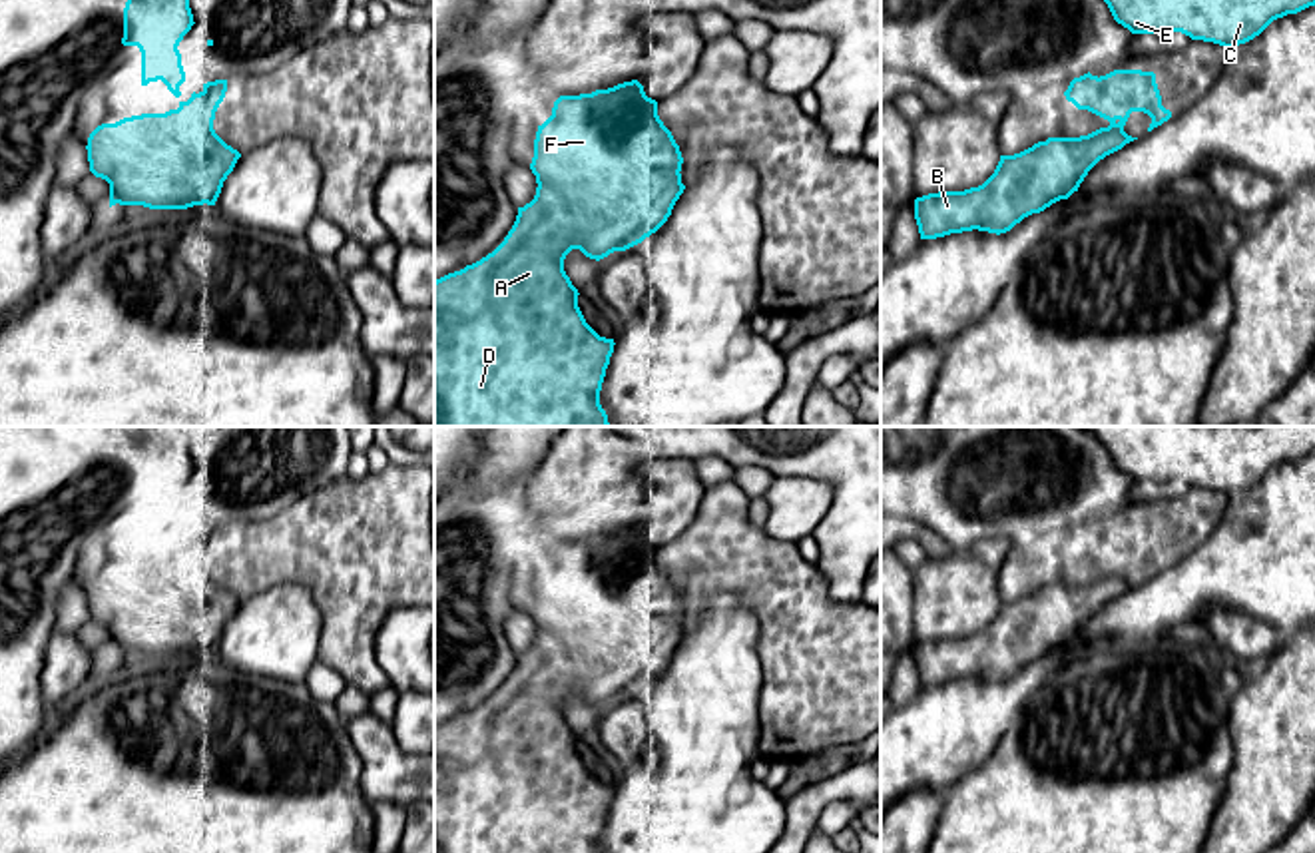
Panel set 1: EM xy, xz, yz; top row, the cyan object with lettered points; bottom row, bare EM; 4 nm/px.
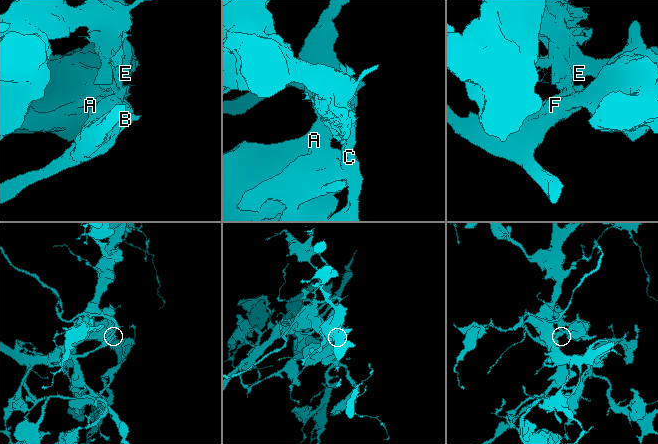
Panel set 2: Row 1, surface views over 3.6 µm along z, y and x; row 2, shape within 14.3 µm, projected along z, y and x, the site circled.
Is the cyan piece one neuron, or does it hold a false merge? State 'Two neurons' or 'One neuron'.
Two neurons

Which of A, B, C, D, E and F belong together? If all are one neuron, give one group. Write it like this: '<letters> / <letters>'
A B D F / C E

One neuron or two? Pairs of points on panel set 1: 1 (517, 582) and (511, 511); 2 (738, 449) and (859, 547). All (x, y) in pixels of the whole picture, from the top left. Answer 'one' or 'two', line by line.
1: one
2: one

